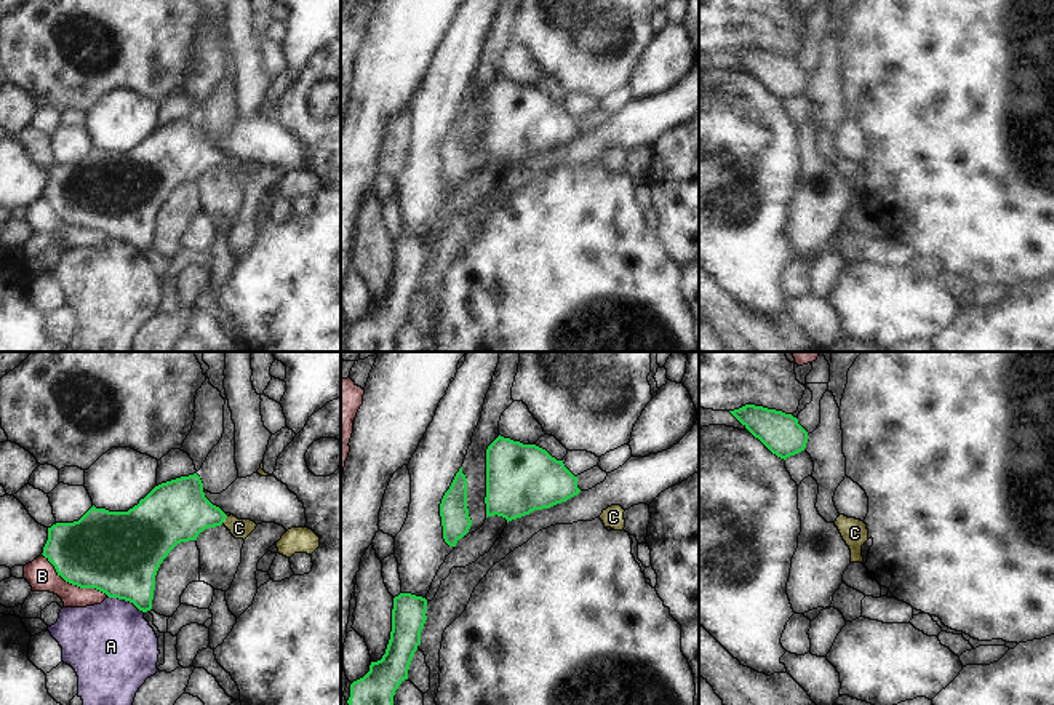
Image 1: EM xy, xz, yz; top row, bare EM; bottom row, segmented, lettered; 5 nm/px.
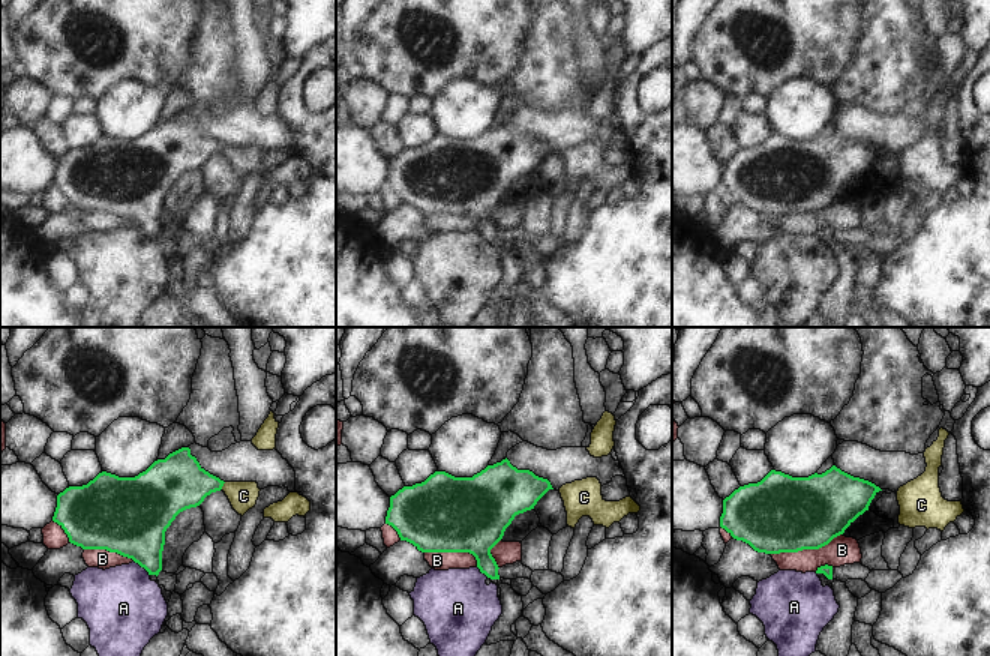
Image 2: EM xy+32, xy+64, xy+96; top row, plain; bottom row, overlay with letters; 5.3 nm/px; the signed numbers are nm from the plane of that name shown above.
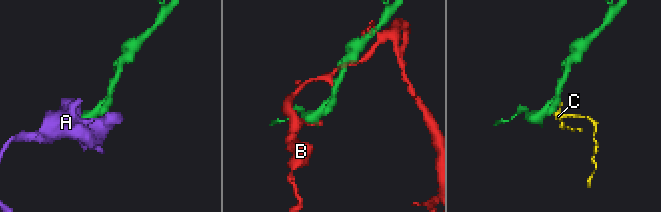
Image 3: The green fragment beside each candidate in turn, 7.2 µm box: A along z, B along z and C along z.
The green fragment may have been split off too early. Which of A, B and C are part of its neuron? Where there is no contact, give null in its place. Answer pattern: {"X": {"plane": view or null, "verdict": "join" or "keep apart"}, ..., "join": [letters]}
{"A": {"plane": "xy", "verdict": "keep apart"}, "B": {"plane": "xy", "verdict": "keep apart"}, "C": {"plane": "xy", "verdict": "join"}, "join": ["C"]}

